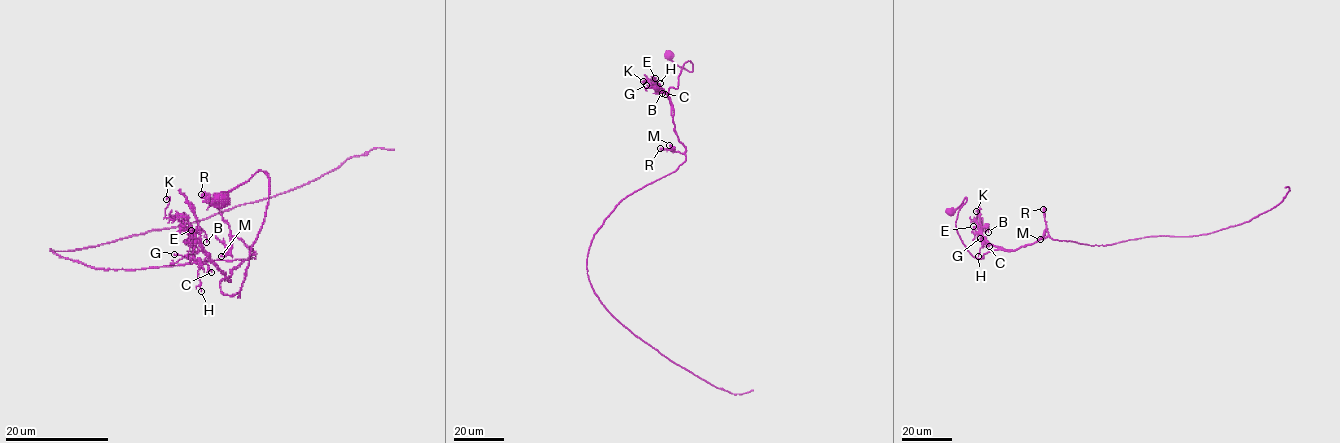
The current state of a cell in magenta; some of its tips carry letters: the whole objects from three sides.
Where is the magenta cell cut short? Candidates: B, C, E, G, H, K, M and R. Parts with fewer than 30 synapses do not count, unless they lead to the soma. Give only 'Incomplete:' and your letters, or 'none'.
Incomplete: none

